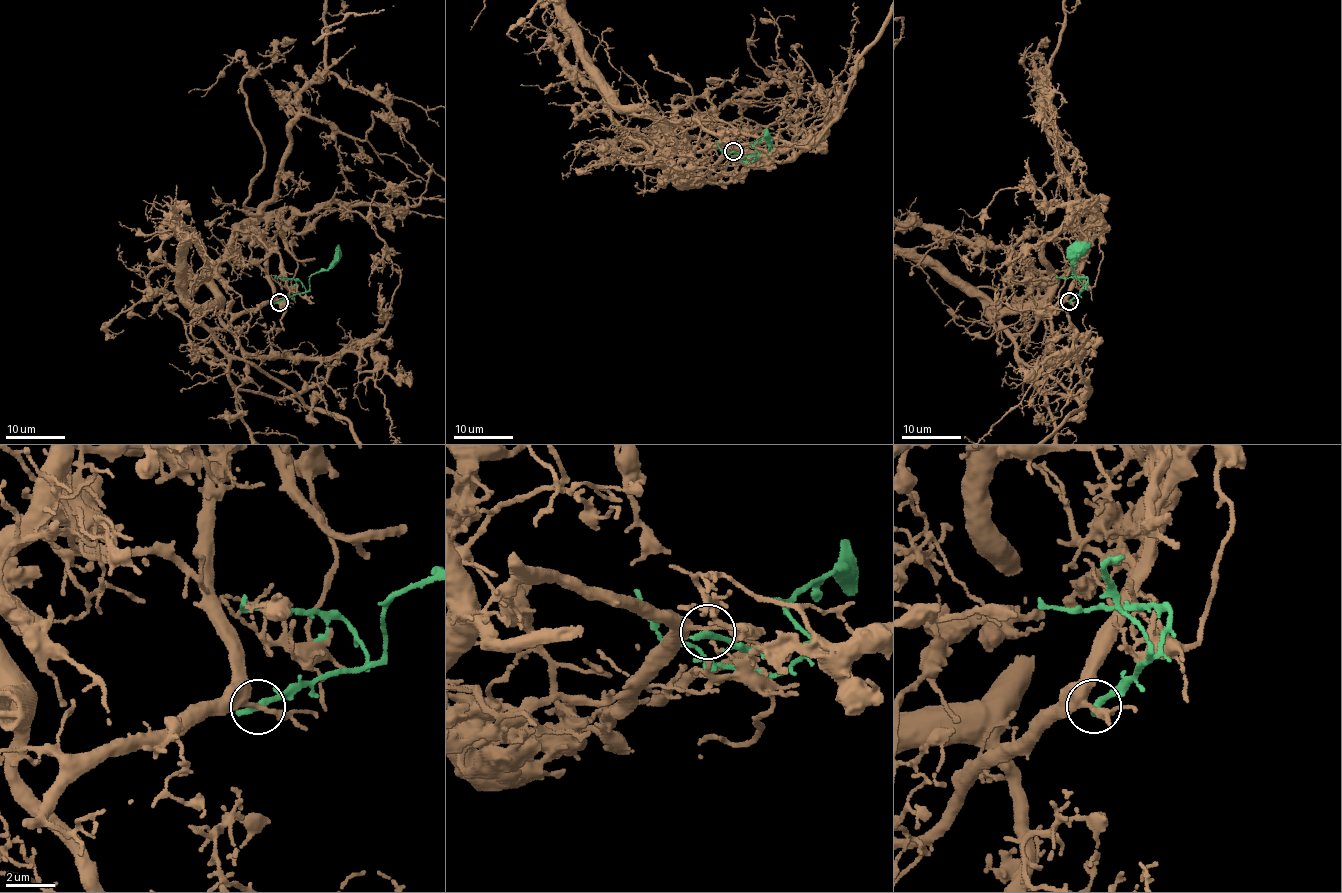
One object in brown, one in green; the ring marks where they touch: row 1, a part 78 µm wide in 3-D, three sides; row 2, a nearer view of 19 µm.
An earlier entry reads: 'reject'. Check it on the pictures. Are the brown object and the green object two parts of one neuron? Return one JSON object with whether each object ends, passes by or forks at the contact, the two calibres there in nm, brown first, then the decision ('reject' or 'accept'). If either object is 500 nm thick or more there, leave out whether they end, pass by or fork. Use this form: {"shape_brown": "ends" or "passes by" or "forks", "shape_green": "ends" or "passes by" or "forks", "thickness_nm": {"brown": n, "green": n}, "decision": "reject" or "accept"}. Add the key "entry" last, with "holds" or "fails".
{"shape_brown": "passes by", "shape_green": "ends", "thickness_nm": {"brown": 240, "green": 360}, "decision": "reject", "entry": "holds"}

